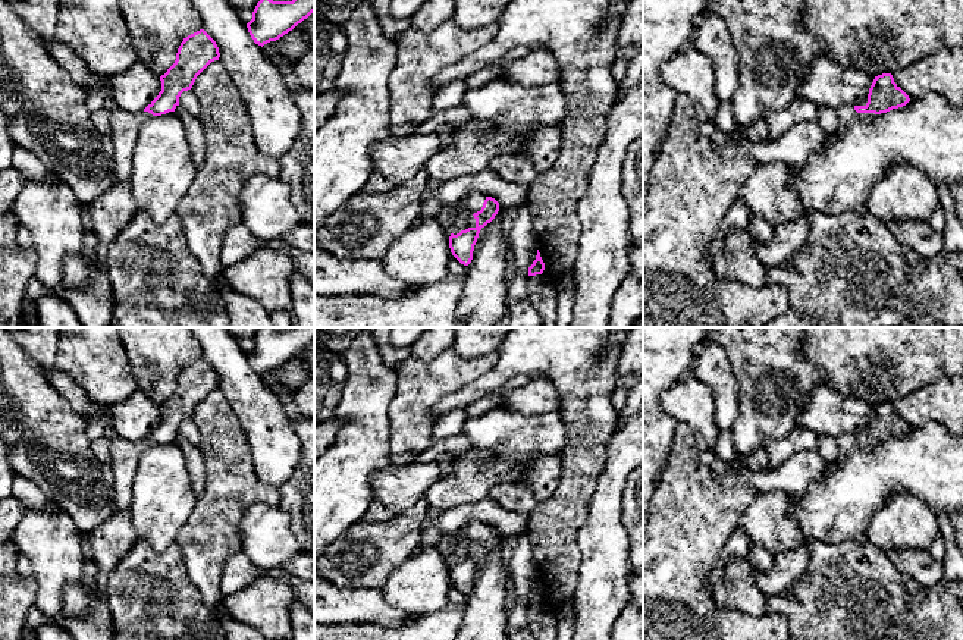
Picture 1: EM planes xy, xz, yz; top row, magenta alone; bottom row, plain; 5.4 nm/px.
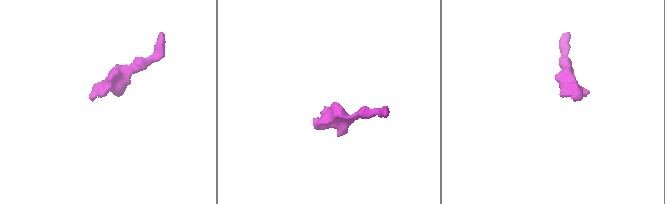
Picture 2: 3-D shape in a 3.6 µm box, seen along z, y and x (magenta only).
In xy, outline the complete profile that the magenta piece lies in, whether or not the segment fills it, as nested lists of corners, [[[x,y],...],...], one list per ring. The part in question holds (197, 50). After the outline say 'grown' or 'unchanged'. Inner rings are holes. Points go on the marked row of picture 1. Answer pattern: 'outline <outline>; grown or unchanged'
outline [[[200,29],[183,38],[175,63],[160,76],[161,91],[142,112],[131,113],[112,107],[110,138],[117,182],[129,182],[132,176],[132,154],[142,125],[153,116],[175,112],[181,94],[191,90],[197,76],[219,57],[216,41]]]; grown

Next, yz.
outline [[[891,73],[878,75],[869,88],[868,103],[865,106],[844,106],[837,110],[840,123],[832,132],[835,137],[841,137],[853,122],[868,122],[876,114],[903,107],[909,101],[909,95],[894,82]]]; grown

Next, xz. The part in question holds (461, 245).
outline [[[470,194],[457,204],[443,207],[437,214],[440,225],[449,229],[455,216],[459,211],[468,213],[468,229],[449,236],[449,248],[452,255],[464,266],[468,266],[473,260],[474,245],[477,242],[480,230],[490,223],[499,211],[499,203],[483,194]]]; grown

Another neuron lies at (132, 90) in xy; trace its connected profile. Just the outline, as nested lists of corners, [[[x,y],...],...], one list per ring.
[[[141,60],[109,79],[115,107],[138,113],[142,112],[161,91],[160,76],[156,76]]]

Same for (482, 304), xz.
[[[504,207],[482,228],[467,267],[464,289],[455,308],[462,327],[496,327],[508,311],[506,254],[508,236],[502,230]]]

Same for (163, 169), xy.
[[[175,112],[148,119],[132,154],[129,185],[138,208],[161,223],[176,214],[197,166],[182,120]]]

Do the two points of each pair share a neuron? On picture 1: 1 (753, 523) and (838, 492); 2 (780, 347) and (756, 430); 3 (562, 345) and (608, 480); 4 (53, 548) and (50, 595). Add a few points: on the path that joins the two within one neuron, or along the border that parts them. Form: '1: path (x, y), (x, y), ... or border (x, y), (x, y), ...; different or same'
1: border (789, 493), (789, 514), (805, 539); different
2: path (777, 367), (768, 410); same
3: border (612, 435), (608, 444), (608, 458), (590, 501); different
4: path (53, 560), (50, 583); same

